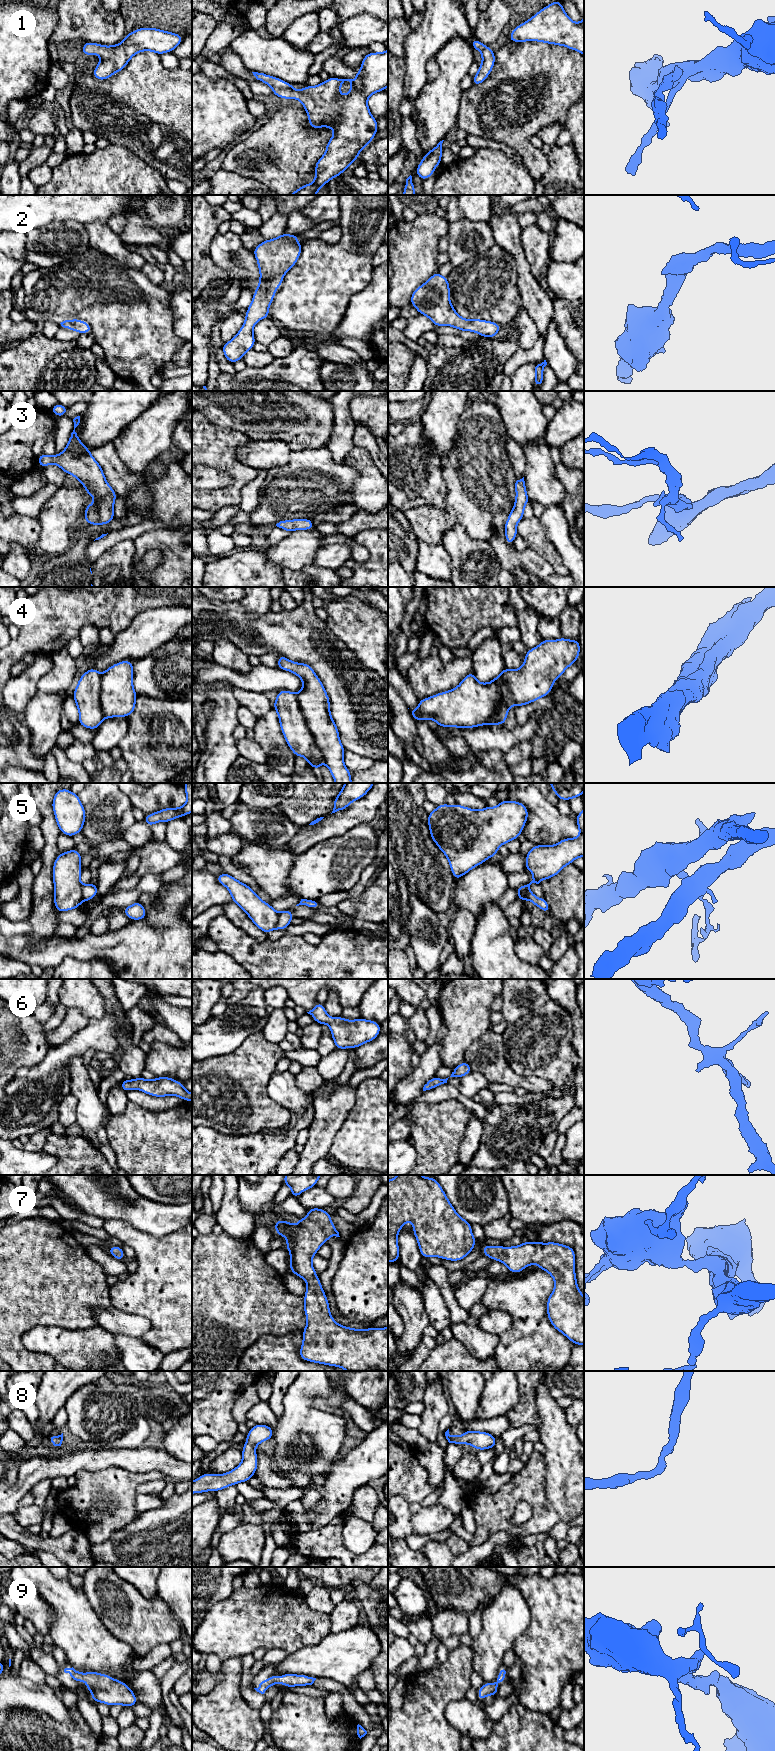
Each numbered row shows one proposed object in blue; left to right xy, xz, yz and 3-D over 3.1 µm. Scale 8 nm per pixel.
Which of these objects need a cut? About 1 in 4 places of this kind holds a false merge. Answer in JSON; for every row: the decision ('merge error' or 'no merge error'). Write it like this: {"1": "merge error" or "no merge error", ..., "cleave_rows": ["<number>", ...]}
{"1": "no merge error", "2": "no merge error", "3": "no merge error", "4": "no merge error", "5": "merge error", "6": "no merge error", "7": "no merge error", "8": "no merge error", "9": "no merge error", "cleave_rows": ["5"]}

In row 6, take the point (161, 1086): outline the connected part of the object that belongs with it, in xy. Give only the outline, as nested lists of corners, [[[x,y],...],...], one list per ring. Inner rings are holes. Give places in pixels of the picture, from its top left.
[[[139,1077],[132,1080],[122,1080],[121,1088],[124,1092],[138,1089],[154,1097],[178,1096],[184,1101],[192,1101],[192,1093],[189,1093],[178,1080],[171,1077],[156,1077],[154,1080],[146,1080]]]

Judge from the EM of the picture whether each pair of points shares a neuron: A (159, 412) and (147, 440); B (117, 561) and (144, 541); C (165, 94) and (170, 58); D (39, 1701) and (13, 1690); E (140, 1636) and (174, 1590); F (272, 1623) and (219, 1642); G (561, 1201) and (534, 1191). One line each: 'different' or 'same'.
A: same
B: different
C: different
D: same
E: different
F: same
G: same

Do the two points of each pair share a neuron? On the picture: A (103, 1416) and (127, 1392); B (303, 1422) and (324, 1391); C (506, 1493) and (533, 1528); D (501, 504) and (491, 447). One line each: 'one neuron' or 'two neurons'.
A: two neurons
B: one neuron
C: one neuron
D: one neuron

